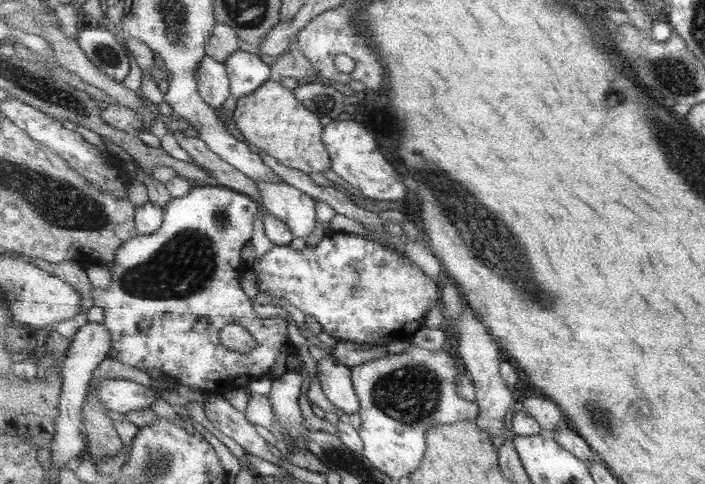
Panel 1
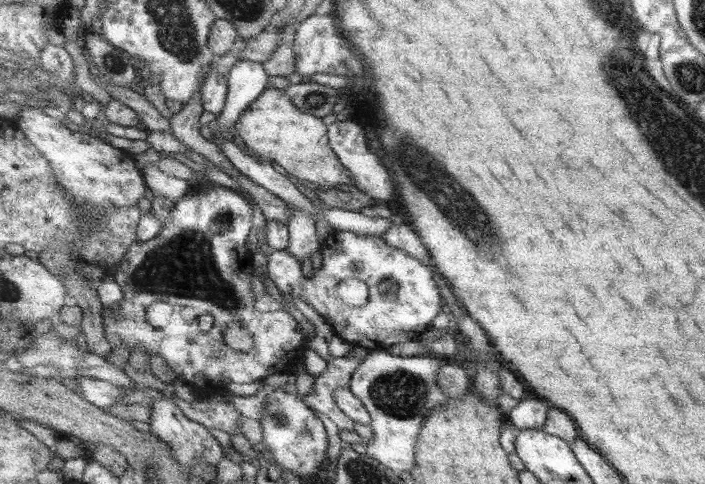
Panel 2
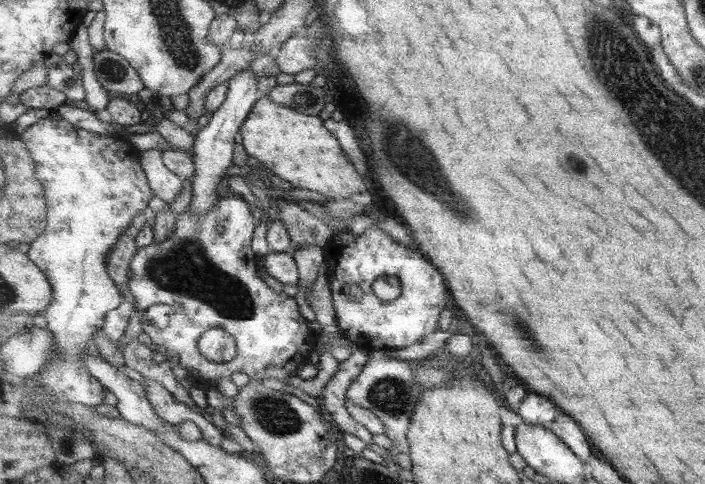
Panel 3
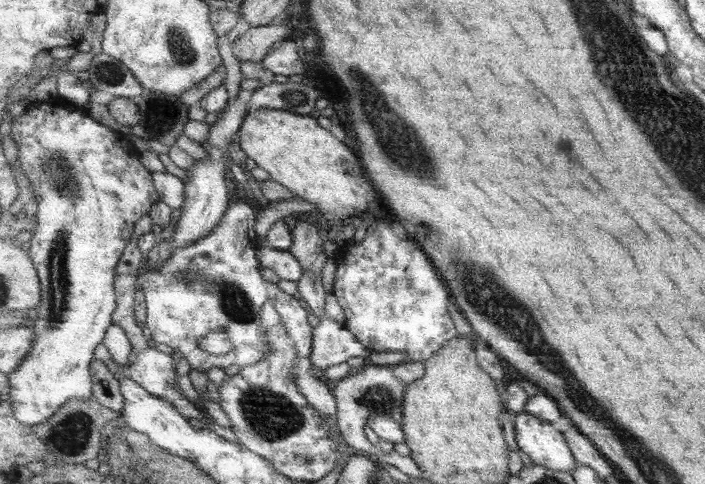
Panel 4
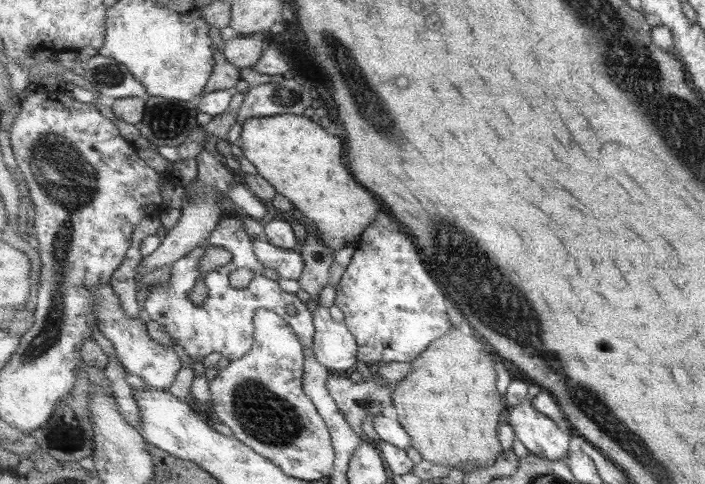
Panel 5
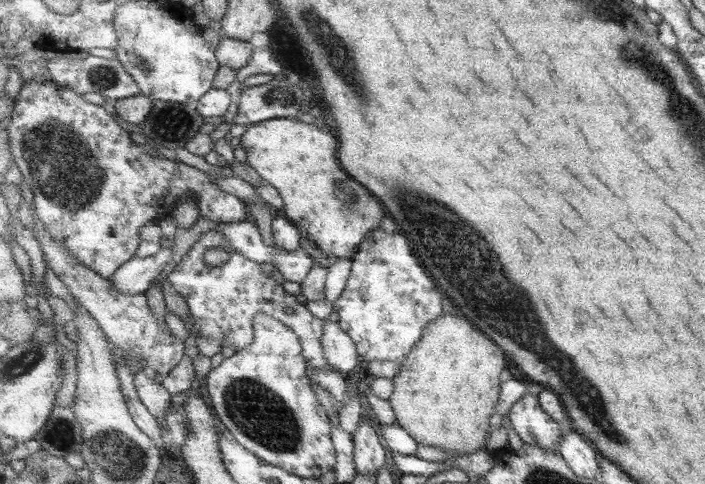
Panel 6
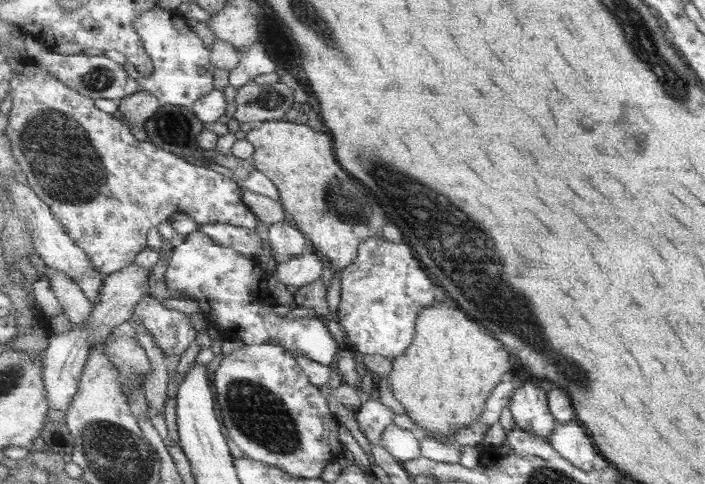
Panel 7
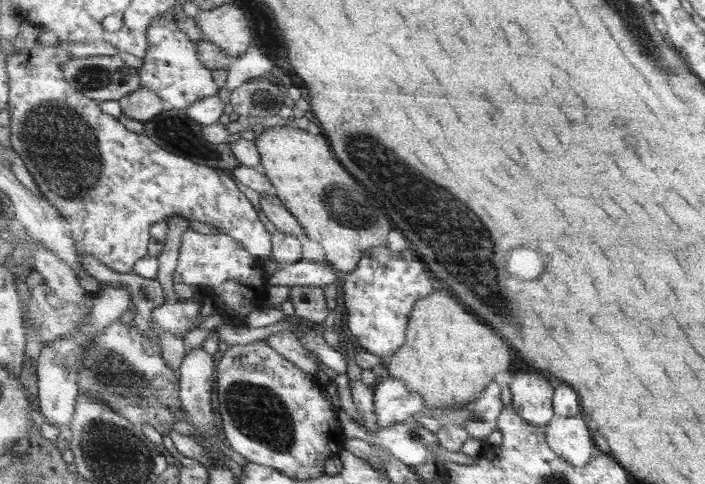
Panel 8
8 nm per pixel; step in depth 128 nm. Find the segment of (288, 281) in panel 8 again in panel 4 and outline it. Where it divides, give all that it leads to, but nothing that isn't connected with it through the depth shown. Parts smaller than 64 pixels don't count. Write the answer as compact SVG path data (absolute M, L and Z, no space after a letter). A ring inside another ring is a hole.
M377 220L367 227L368 233L363 242L350 239L343 246L332 249L336 263L333 294L347 315L345 325L371 352L402 352L407 361L424 363L447 341L461 336L447 310L451 292L435 272L421 246L401 234L395 225ZM266 242L258 247L258 257L262 266L270 268L279 278L292 280L296 283L301 280L303 274L302 264L291 251L273 248Z

